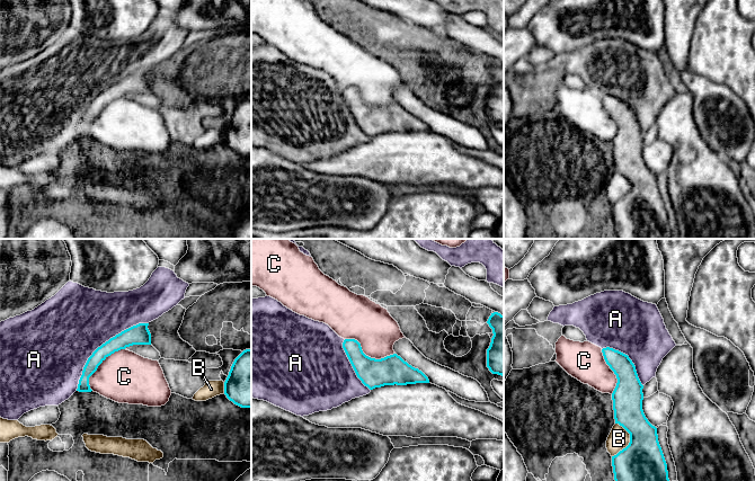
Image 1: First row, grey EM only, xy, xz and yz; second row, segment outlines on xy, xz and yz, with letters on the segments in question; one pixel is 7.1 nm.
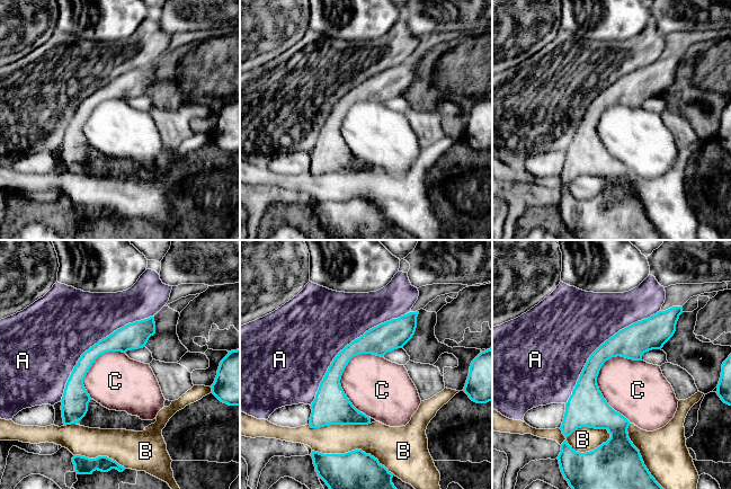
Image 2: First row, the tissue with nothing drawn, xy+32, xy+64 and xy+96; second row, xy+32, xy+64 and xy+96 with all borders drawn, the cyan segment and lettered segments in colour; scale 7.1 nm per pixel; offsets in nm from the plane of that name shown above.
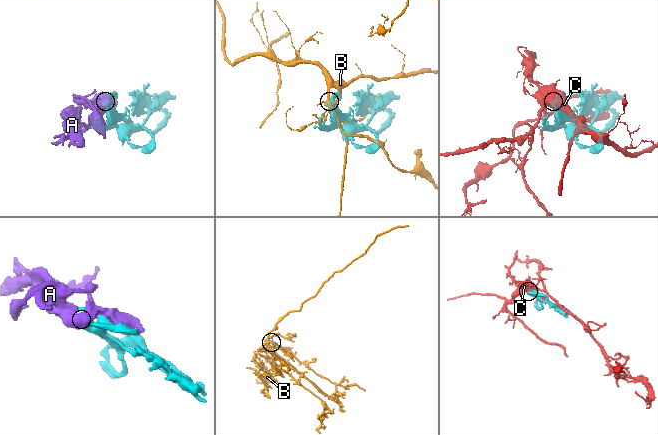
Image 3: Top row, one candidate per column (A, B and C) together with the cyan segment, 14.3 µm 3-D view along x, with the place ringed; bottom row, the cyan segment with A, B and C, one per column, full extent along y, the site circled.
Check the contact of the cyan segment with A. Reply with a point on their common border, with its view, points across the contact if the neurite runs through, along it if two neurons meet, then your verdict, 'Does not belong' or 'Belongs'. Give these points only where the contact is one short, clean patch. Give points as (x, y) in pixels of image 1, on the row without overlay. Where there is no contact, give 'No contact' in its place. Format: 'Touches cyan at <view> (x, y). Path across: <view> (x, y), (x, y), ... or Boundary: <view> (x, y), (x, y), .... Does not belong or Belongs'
Touches cyan at xy (103, 91). Belongs

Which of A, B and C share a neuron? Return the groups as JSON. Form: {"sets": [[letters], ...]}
{"sets": [["A"], ["B"], ["C"]]}

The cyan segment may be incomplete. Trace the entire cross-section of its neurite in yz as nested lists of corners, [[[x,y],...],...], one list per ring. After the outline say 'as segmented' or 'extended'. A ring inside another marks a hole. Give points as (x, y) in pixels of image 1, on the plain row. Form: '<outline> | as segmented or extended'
[[[606,95],[602,97],[604,107],[618,126],[612,141],[615,171],[630,181],[629,193],[612,204],[614,228],[619,239],[672,239],[667,212],[658,189],[657,176],[646,166],[642,158],[643,133],[636,114],[628,103]]] | as segmented

